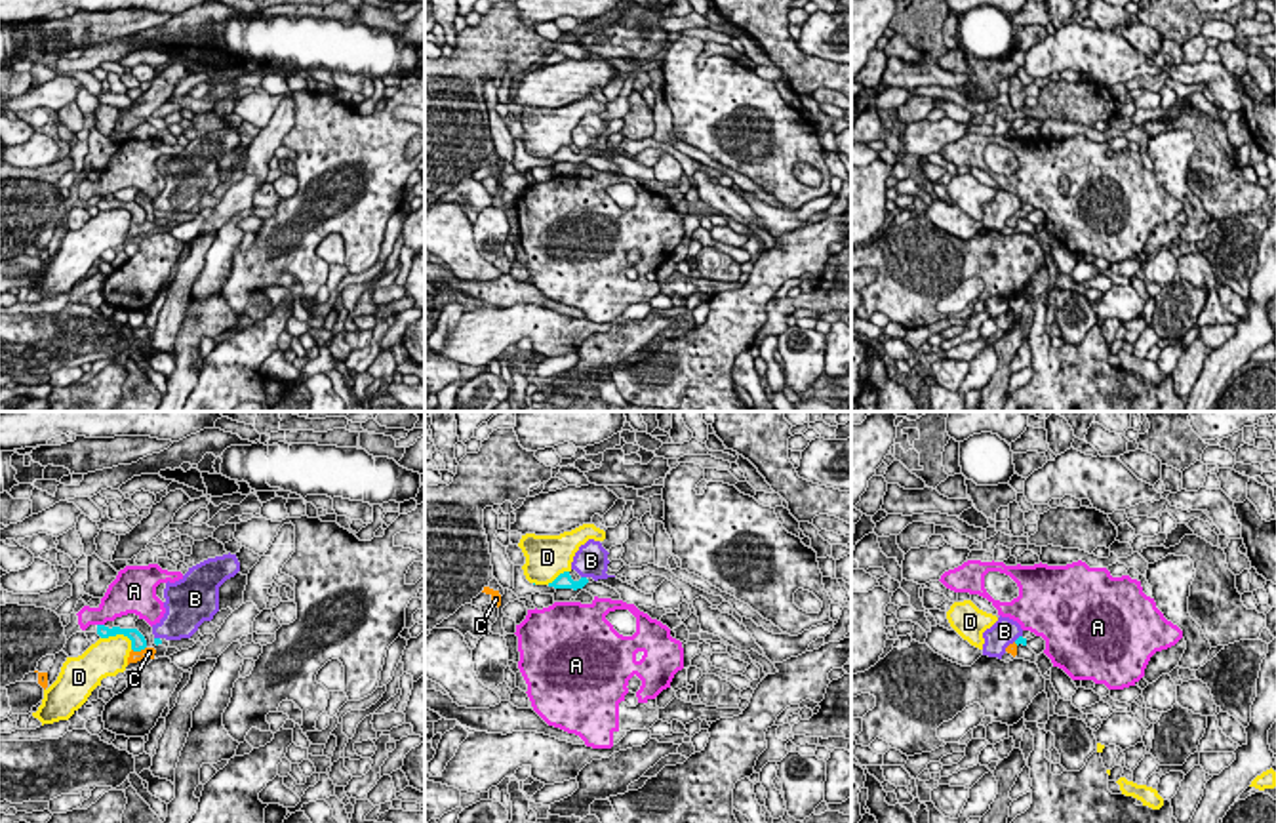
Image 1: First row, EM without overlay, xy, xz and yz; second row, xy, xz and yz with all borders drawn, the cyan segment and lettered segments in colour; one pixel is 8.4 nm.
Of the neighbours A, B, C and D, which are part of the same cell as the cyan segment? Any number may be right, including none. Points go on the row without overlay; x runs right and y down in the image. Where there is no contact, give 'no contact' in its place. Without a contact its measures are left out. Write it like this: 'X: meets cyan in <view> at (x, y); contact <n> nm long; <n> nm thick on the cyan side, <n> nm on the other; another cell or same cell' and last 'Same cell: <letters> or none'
A: meets cyan in xy at (101, 199); contact 70 nm long; 100 nm thick on the cyan side, 240 nm on the other; another cell
B: meets cyan in xz at (583, 151); contact 50 nm long; 130 nm thick on the cyan side, 280 nm on the other; another cell
C: meets cyan in xy at (138, 223); contact 130 nm long; 130 nm thick on the cyan side, 100 nm on the other; another cell
D: meets cyan in xy at (120, 206); contact 280 nm long; 130 nm thick on the cyan side, 320 nm on the other; another cell
Same cell: none

